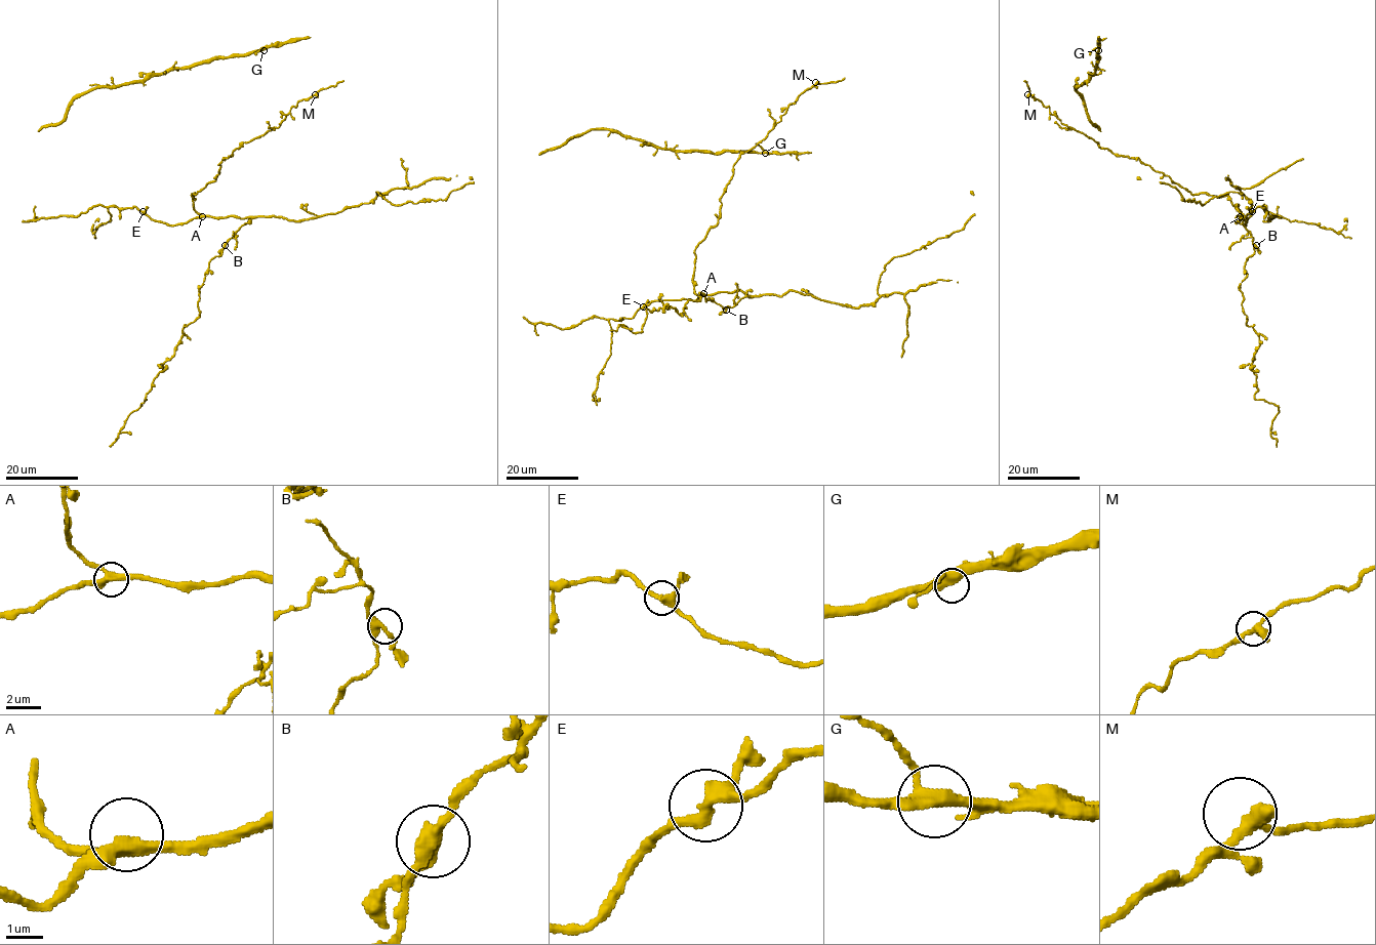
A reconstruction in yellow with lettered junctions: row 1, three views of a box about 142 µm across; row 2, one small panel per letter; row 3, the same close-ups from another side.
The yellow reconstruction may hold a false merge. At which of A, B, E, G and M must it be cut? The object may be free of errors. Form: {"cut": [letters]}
{"cut": []}

